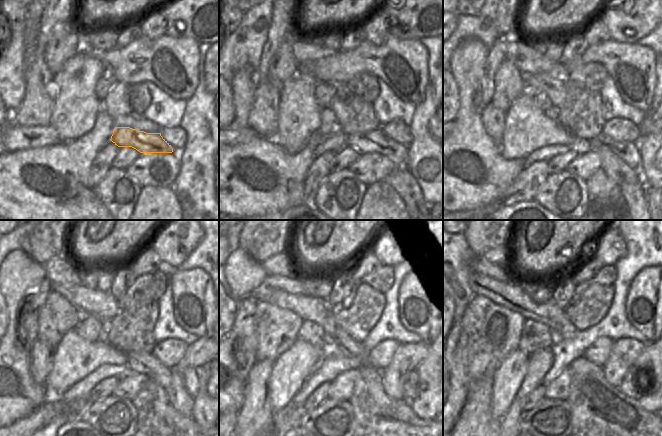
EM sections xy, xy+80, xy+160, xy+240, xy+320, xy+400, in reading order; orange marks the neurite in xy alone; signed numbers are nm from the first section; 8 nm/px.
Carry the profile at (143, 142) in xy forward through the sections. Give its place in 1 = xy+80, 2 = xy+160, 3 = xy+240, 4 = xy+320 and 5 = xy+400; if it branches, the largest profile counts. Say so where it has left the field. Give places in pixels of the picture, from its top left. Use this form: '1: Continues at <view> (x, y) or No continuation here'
1: Continues at xy+80 (376, 141)
2: Continues at xy+160 (627, 150)
3: Continues at xy+240 (190, 380)
4: Continues at xy+320 (410, 389)
5: Continues at xy+400 (632, 384)

